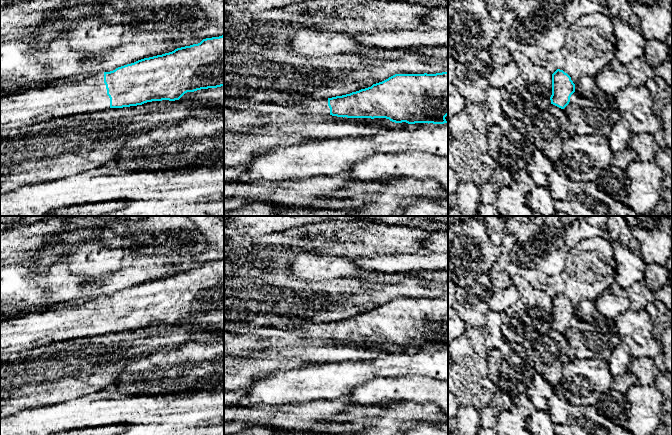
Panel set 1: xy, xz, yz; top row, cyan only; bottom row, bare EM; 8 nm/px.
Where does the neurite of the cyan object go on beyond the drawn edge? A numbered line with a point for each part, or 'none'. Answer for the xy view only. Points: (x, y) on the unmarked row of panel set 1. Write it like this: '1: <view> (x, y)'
1: xy (35, 329)

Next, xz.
1: xz (314, 331)

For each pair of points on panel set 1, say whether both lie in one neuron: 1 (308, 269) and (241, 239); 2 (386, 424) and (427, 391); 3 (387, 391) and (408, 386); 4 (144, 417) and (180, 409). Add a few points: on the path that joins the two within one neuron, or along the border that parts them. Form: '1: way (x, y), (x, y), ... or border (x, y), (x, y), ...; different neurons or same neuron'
1: border (301, 253), (294, 258), (286, 272); different neurons
2: border (397, 401), (434, 403), (437, 406); different neurons
3: way (392, 388), (403, 388); same neuron
4: way (153, 409), (171, 409); same neuron

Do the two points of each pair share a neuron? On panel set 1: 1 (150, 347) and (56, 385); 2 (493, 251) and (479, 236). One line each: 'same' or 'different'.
1: same
2: same

